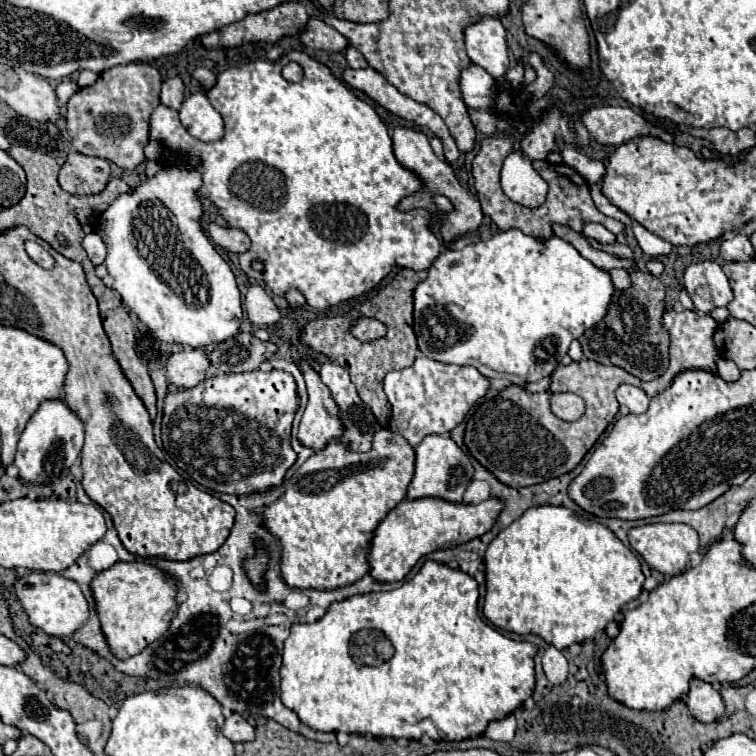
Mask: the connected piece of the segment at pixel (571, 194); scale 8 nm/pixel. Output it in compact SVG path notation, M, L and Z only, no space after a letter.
M499 118L497 120L497 136L489 136L489 138L483 138L481 140L481 148L477 152L477 156L473 158L473 164L471 164L471 172L473 172L473 178L475 178L475 190L477 190L477 198L481 202L481 208L483 208L483 214L489 216L499 230L511 230L511 228L519 228L523 234L529 234L533 238L539 238L539 240L549 240L553 236L553 230L551 226L553 224L565 224L569 226L571 230L575 232L581 232L583 226L587 222L599 222L603 224L609 232L613 234L619 234L625 226L615 220L615 218L609 218L605 214L601 214L593 200L591 200L591 192L589 192L589 186L585 182L583 176L579 176L571 166L567 164L549 164L545 160L537 160L533 162L535 170L539 172L539 176L549 184L549 192L547 192L547 200L543 206L531 210L531 208L525 208L521 204L515 204L511 202L501 186L499 186L499 174L501 174L501 166L503 166L503 160L505 160L505 154L511 154L513 152L513 138L509 136L503 136L503 134L513 134L515 132L515 124L511 120L505 120L505 118Z

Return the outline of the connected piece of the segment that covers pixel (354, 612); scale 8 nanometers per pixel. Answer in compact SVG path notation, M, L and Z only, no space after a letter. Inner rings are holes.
M427 560L421 570L407 582L403 582L401 588L389 590L389 592L373 592L373 594L359 594L353 598L347 598L343 602L333 602L325 616L313 624L293 624L291 634L285 640L283 648L283 664L281 664L281 700L283 704L293 710L299 720L317 732L347 732L347 734L371 734L375 738L409 738L409 740L421 740L423 736L431 740L465 740L471 736L483 734L483 730L493 720L501 720L515 712L535 690L535 672L533 672L533 656L537 654L537 648L529 642L519 642L509 636L503 636L493 626L485 624L479 618L477 612L477 600L479 590L477 582L461 572L447 568L441 562ZM385 642L393 642L393 650L387 650Z

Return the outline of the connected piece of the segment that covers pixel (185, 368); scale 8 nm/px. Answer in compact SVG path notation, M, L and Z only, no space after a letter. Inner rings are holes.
M183 348L169 356L167 360L167 382L175 388L193 388L205 380L209 370L209 360L203 350Z

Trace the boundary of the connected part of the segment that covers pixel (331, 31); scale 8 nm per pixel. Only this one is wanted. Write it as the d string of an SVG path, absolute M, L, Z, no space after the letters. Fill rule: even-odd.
M309 18L307 26L299 32L299 40L309 48L321 48L321 50L333 50L343 52L347 46L347 40L329 24L325 24L319 18Z

